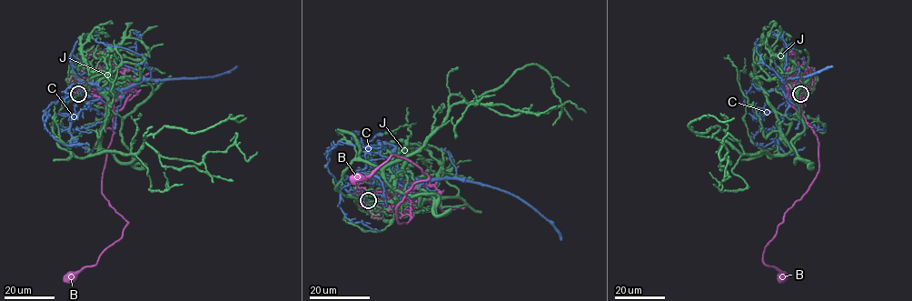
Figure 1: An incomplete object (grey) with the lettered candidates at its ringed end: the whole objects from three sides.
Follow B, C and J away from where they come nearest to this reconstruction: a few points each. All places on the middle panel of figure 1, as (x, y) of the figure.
B: (367, 204), (390, 206), (409, 191), (407, 223), (397, 221), (396, 206), (428, 176), (391, 155), (356, 177)
C: (367, 200), (388, 203), (415, 182), (465, 178), (518, 195), (551, 224), (561, 240)
J: (367, 202), (338, 190), (342, 175), (414, 154), (451, 95), (470, 103), (533, 65), (572, 120)

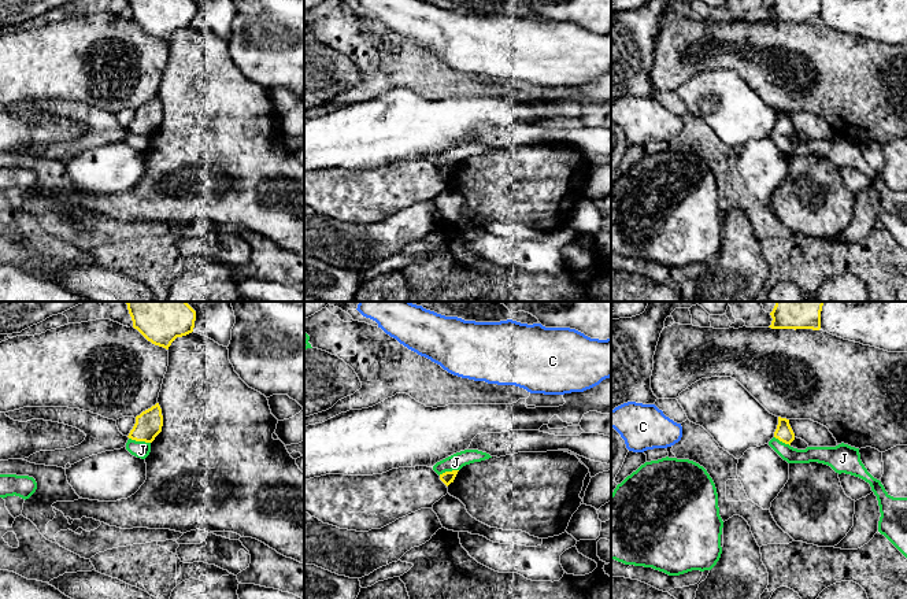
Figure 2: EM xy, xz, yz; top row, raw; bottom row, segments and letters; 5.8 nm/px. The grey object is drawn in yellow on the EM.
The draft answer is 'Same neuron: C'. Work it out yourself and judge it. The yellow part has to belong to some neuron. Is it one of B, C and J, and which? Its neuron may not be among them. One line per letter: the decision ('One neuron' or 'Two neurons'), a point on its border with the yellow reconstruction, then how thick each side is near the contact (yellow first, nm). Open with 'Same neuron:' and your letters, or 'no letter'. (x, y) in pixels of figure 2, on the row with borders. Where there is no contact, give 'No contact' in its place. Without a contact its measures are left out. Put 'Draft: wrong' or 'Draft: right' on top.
Draft: right
Same neuron: C
B: Two neurons. No contact
C: One neuron. No contact
J: Two neurons. Touches yellow at xy (140, 440). Thickness 160 nm (yellow) against 100 nm

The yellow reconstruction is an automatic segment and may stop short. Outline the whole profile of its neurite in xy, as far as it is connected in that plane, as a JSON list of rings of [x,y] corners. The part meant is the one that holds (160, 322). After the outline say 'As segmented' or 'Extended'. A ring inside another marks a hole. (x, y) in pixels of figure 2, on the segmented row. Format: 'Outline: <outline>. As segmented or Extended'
Outline: [[[126,302],[133,328],[148,341],[169,350],[177,337],[193,332],[196,311],[186,302]]]. As segmented

